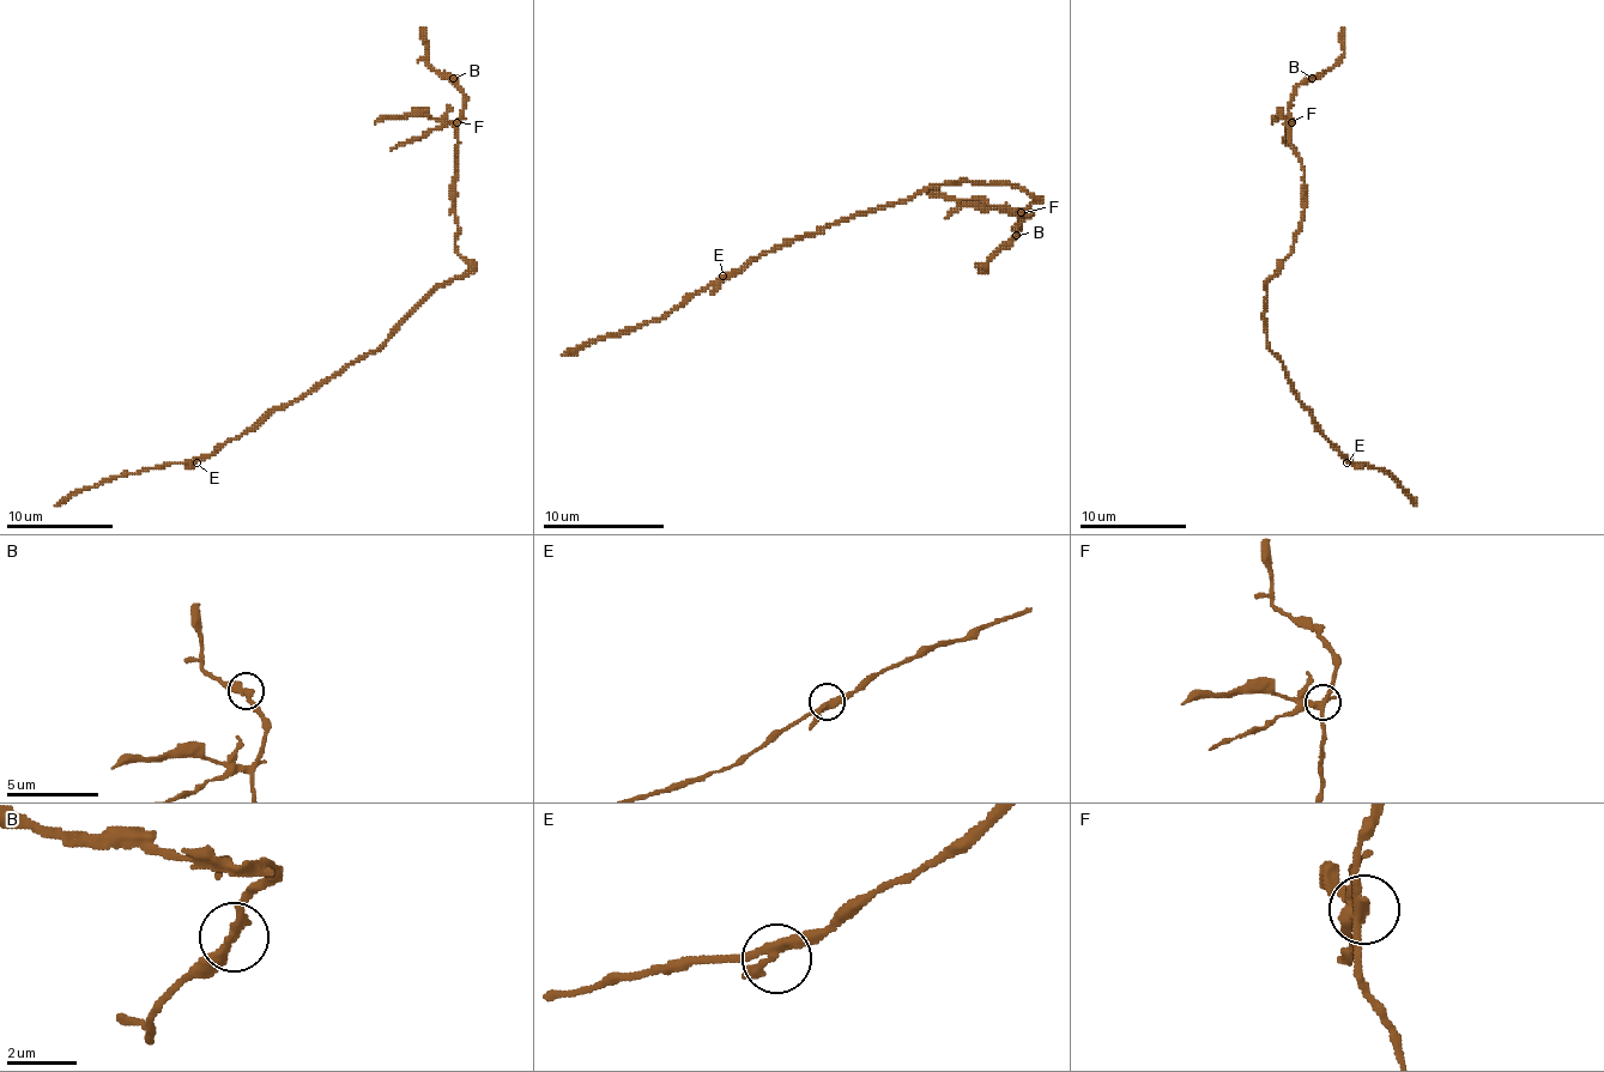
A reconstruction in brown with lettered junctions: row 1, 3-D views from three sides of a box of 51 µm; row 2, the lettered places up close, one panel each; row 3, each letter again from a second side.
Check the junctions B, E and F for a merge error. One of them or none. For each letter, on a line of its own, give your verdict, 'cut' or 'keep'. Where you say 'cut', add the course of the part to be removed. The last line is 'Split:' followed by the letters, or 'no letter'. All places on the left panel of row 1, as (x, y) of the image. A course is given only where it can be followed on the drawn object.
B: keep
E: keep
F: cut | (458, 121), (391, 116), (375, 123)
Split: F

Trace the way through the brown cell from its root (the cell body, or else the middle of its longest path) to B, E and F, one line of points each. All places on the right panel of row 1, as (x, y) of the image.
B: (1266, 345), (1266, 282), (1290, 252), (1305, 210), (1305, 167), (1290, 143), (1290, 95), (1312, 78)
E: (1266, 345), (1279, 358), (1296, 397), (1312, 412), (1320, 431), (1347, 462)
F: (1266, 345), (1266, 282), (1290, 252), (1305, 210), (1305, 167), (1290, 143), (1290, 121)

